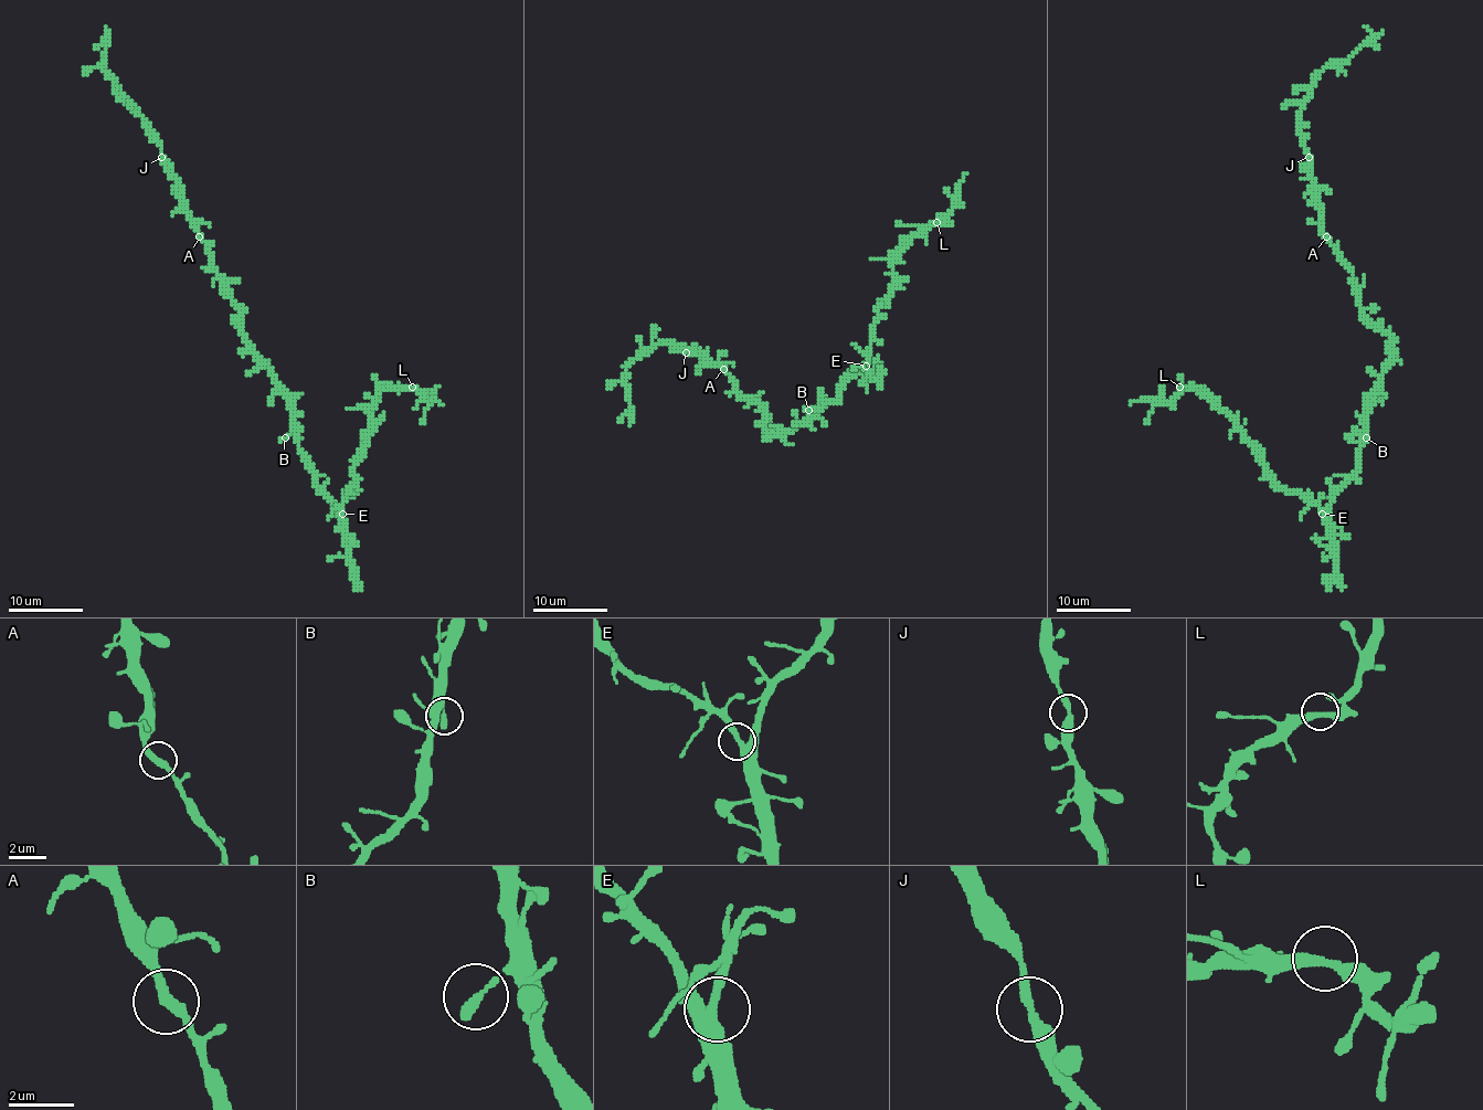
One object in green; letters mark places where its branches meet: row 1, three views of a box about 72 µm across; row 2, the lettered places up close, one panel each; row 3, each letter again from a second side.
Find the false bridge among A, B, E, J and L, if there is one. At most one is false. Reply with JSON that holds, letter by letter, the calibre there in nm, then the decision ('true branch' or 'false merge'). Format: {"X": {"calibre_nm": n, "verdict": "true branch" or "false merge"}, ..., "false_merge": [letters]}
{"A": {"calibre_nm": 320, "verdict": "true branch"}, "B": {"calibre_nm": 360, "verdict": "true branch"}, "E": {"calibre_nm": 360, "verdict": "true branch"}, "J": {"calibre_nm": 320, "verdict": "true branch"}, "L": {"calibre_nm": 320, "verdict": "true branch"}, "false_merge": []}

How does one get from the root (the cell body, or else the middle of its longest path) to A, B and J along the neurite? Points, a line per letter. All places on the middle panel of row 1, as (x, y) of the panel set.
A: (795, 426), (788, 432), (770, 432), (764, 423), (764, 408), (742, 395), (723, 369)
B: (795, 426), (816, 410), (808, 410)
J: (795, 426), (788, 432), (770, 432), (764, 423), (764, 408), (742, 395), (721, 366), (686, 352)

